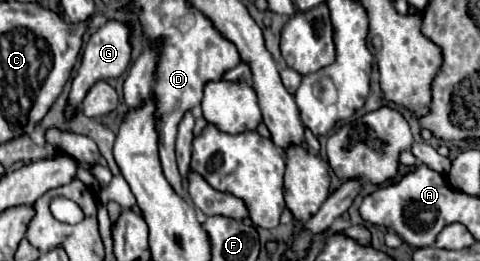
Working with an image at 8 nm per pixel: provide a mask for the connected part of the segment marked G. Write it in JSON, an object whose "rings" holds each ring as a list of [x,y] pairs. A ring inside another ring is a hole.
{"rings":[[[115,19],[107,21],[101,29],[97,29],[91,35],[91,39],[89,39],[85,51],[83,51],[83,57],[81,57],[81,67],[77,71],[77,77],[73,79],[73,85],[71,85],[69,111],[73,111],[77,107],[77,103],[83,101],[85,93],[91,89],[91,85],[95,81],[119,77],[127,69],[127,65],[131,61],[131,41],[129,41],[129,37],[131,37],[131,25],[125,23],[125,21],[115,21]]]}

